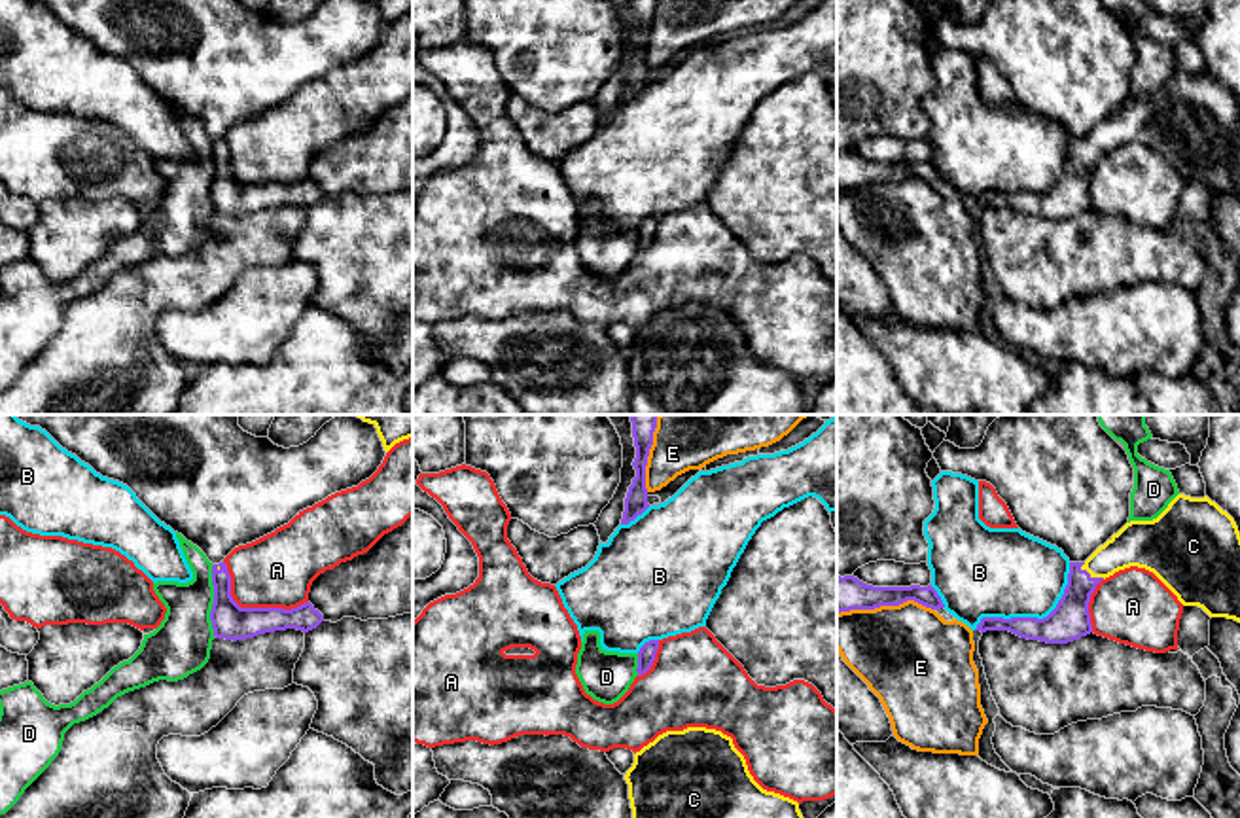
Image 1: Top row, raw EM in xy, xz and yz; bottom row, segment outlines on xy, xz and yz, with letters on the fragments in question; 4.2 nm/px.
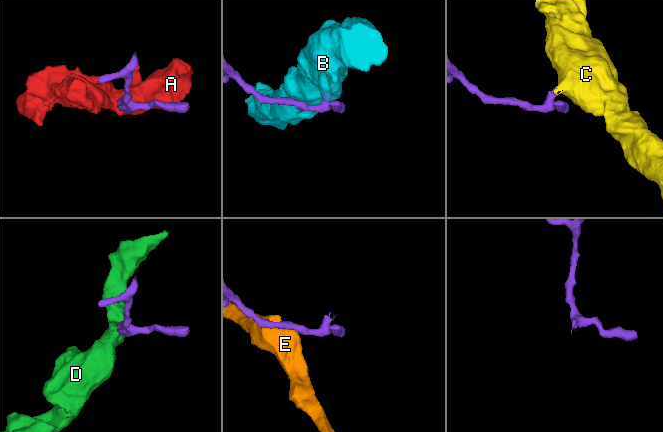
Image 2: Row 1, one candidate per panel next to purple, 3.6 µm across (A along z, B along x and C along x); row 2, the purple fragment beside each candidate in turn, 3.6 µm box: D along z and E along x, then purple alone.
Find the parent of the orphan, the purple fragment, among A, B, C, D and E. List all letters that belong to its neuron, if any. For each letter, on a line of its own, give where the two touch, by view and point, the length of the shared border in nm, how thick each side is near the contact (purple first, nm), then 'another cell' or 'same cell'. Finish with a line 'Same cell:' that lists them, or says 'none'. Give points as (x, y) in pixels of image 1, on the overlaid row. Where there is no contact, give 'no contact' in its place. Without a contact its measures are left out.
A: contact xy (252, 608); length 400 nm; calibres 150 and 320 nm; another cell
B: contact yz (1034, 618); length 500 nm; calibres 170 and 380 nm; another cell
C: contact yz (1093, 578); length 120 nm; calibres 170 and 190 nm; same cell
D: contact xy (214, 601); length 300 nm; calibres 150 and 260 nm; another cell
E: contact yz (885, 604); length 420 nm; calibres 150 and 420 nm; another cell
Same cell: C

